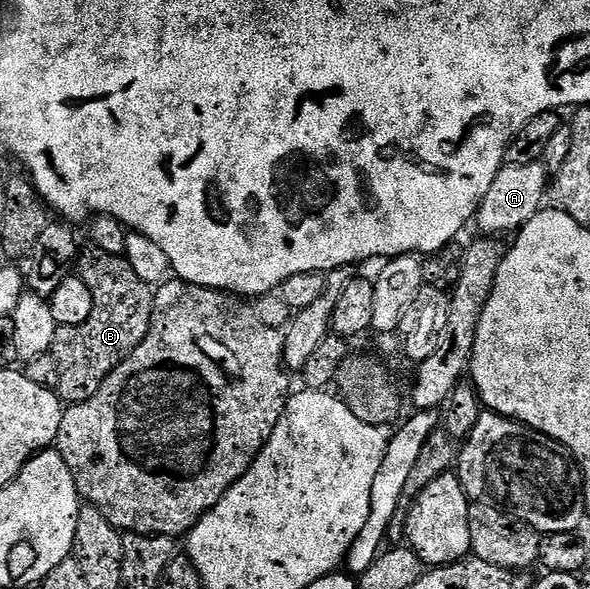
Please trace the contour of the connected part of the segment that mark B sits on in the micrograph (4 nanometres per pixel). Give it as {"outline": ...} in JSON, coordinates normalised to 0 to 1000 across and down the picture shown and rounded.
{"outline":[[[131,447],[129,453],[149,453],[149,467],[134,469],[146,479],[161,504],[159,531],[139,552],[97,557],[93,579],[88,582],[88,601],[100,620],[102,643],[95,659],[107,683],[114,686],[137,684],[164,671],[180,640],[186,637],[222,598],[246,576],[254,562],[254,545],[259,542],[259,486],[251,484],[227,463],[227,457],[210,467],[197,467],[197,460],[183,460],[183,467],[169,467],[169,453],[190,453],[190,447]]]}

